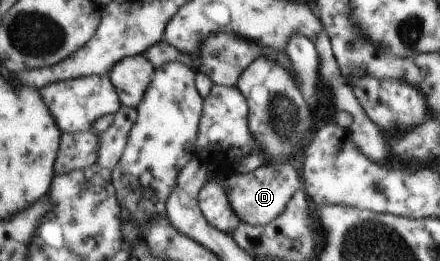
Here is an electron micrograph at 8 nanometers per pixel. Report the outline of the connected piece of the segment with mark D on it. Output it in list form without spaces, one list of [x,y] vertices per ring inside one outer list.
[[[264,163],[251,173],[234,173],[221,180],[227,191],[231,205],[242,222],[255,226],[267,226],[278,219],[295,197],[295,193],[303,189],[302,175],[291,163]]]

